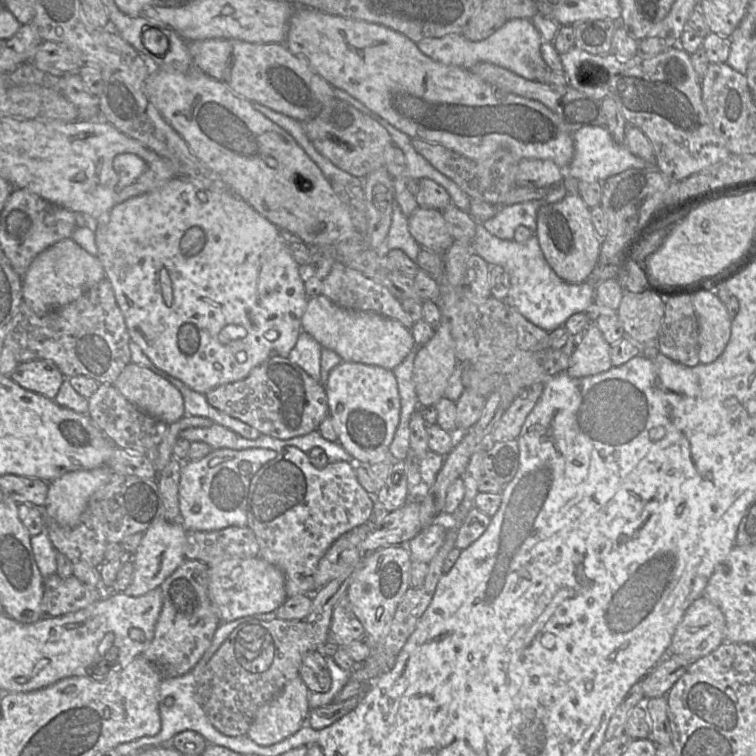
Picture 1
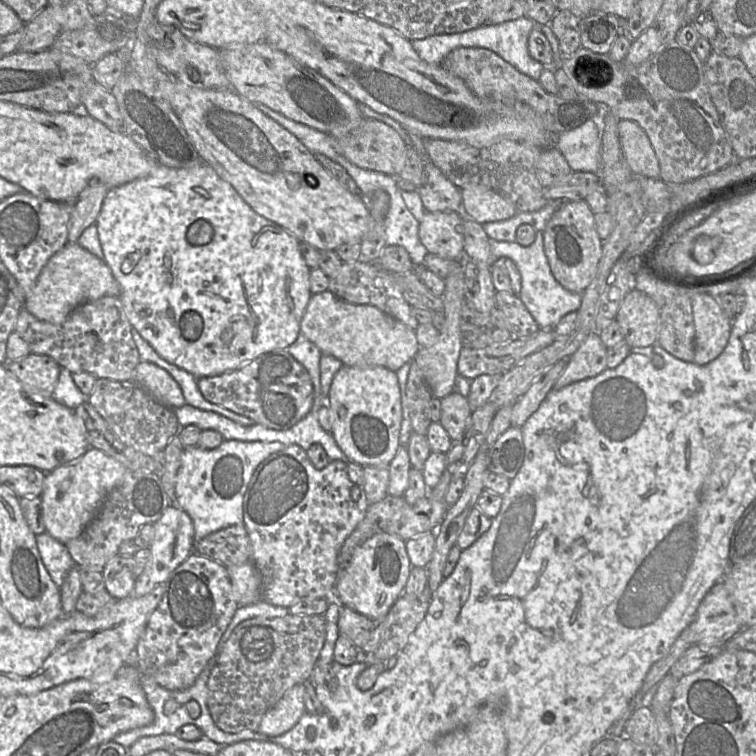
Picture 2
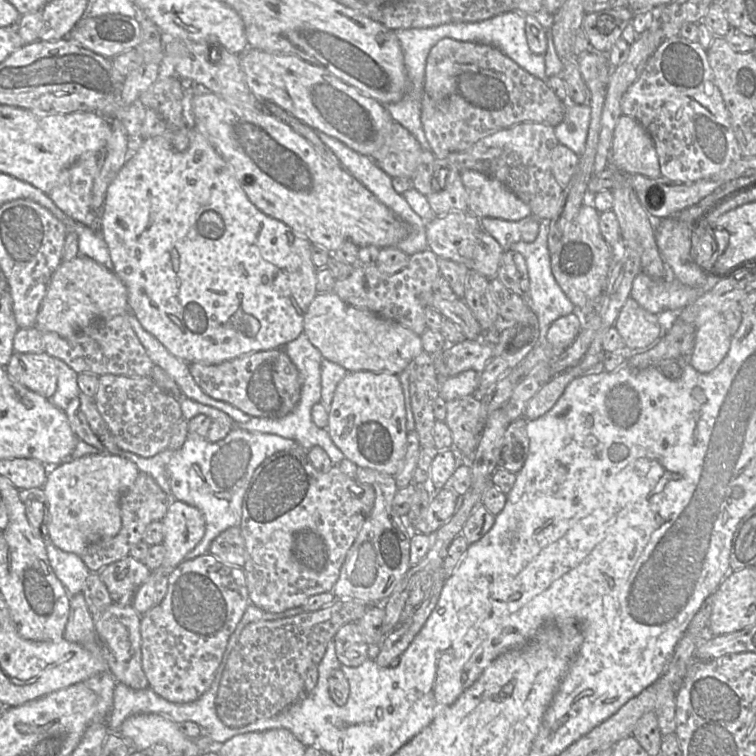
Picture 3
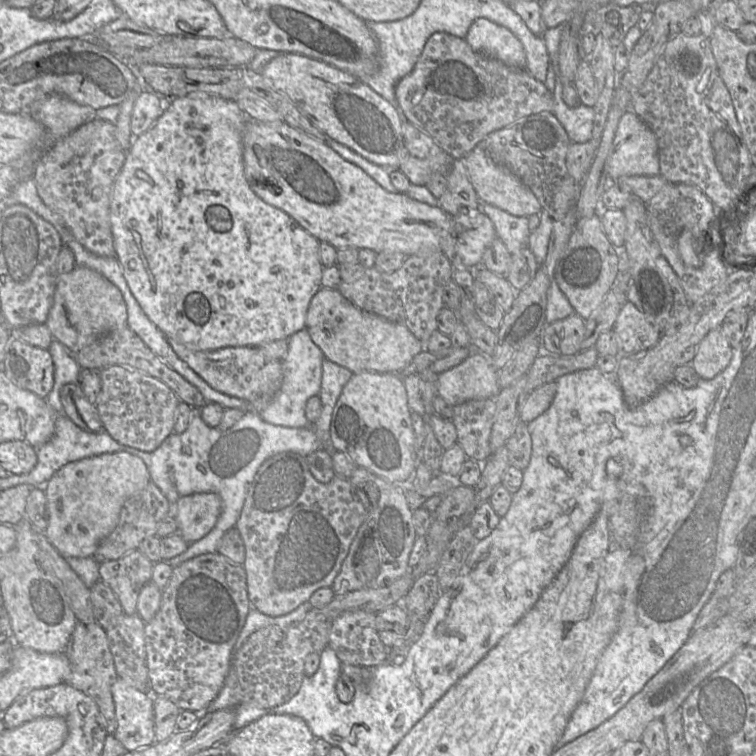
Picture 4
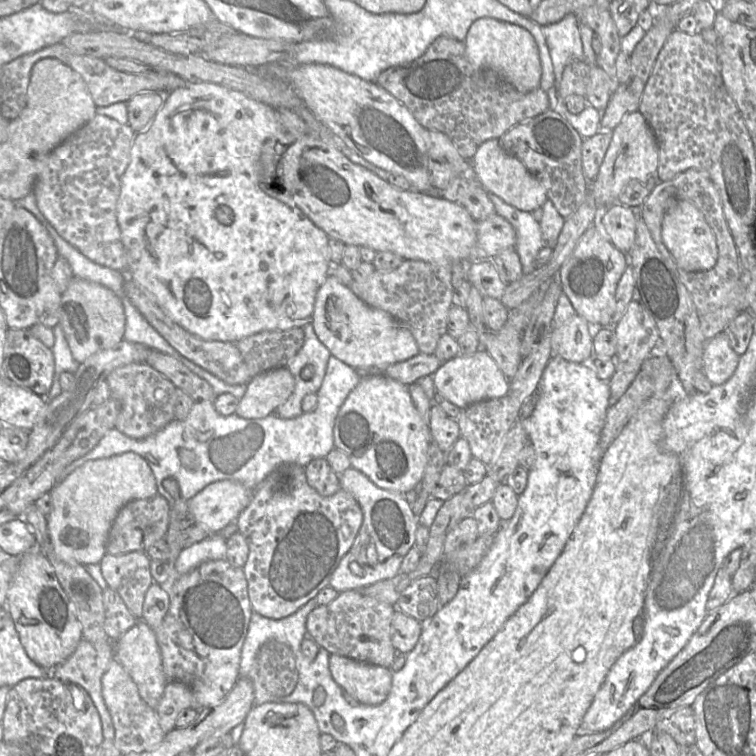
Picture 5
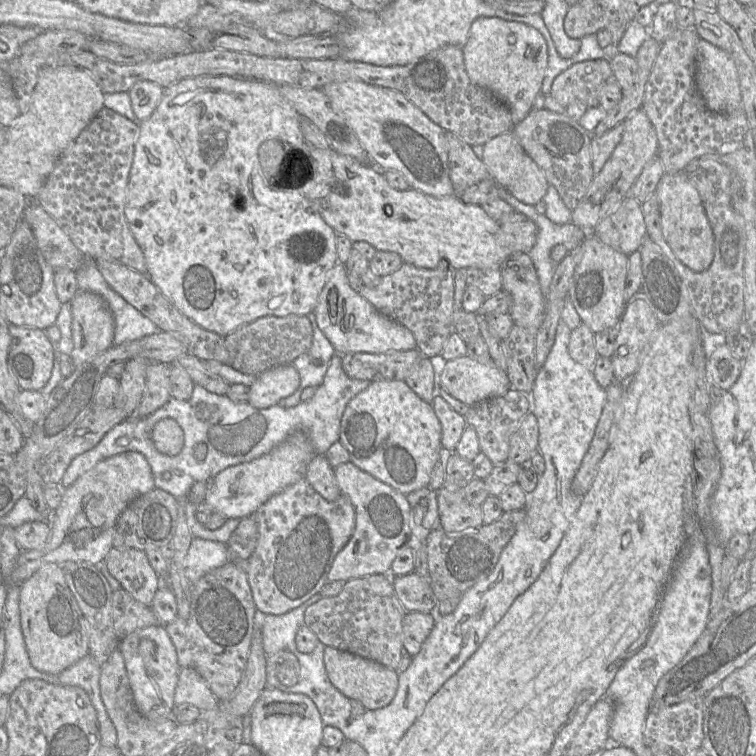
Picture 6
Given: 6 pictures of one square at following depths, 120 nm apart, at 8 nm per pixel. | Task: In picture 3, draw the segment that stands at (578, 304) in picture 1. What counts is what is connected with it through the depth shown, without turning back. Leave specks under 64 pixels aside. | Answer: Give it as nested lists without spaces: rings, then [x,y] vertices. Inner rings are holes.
[[[542,219],[539,222],[540,226],[538,235],[533,242],[527,243],[520,240],[519,242],[511,245],[510,250],[520,253],[526,261],[530,288],[527,297],[524,298],[526,299],[529,308],[538,318],[540,339],[545,340],[547,330],[555,320],[560,317],[567,316],[570,313],[577,311],[577,309],[562,291],[552,273],[550,251],[548,248],[550,220]]]

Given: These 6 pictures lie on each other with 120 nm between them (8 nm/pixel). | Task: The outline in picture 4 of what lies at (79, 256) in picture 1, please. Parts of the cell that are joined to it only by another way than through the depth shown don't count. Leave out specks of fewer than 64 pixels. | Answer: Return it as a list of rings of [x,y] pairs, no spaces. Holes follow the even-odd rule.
[[[83,267],[75,268],[66,274],[58,275],[53,305],[49,311],[45,325],[54,339],[62,343],[70,352],[78,352],[94,342],[105,333],[127,324],[127,306],[119,288],[98,271]]]

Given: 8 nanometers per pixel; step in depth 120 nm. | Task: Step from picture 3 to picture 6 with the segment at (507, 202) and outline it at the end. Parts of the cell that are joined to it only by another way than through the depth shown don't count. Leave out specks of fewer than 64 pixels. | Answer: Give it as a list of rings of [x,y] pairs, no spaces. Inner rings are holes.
[[[512,131],[500,134],[486,142],[483,145],[481,160],[491,178],[519,201],[534,206],[544,198],[549,186],[545,174],[524,151]]]

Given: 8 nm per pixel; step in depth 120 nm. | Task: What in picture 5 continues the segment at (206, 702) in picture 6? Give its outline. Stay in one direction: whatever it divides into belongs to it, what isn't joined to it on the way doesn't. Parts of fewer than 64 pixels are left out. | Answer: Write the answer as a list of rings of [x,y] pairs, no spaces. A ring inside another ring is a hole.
[[[169,681],[155,708],[160,727],[167,734],[176,727],[176,720],[181,711],[195,707],[191,688],[181,681]]]

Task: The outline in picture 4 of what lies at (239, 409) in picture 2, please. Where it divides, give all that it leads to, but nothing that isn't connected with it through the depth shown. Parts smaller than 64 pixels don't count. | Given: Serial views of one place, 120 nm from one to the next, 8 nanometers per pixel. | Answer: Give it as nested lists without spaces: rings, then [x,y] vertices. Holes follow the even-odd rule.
[[[167,338],[176,354],[214,390],[250,403],[250,411],[259,413],[279,392],[283,382],[282,361],[265,357],[258,347],[237,346],[214,350],[194,350],[173,338]]]

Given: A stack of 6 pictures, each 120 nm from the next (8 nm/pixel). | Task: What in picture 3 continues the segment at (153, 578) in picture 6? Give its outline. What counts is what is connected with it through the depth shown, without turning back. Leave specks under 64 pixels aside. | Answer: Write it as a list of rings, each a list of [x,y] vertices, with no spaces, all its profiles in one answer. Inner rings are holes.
[[[127,556],[104,567],[98,574],[113,601],[121,606],[131,605],[138,588],[152,571],[132,556]]]

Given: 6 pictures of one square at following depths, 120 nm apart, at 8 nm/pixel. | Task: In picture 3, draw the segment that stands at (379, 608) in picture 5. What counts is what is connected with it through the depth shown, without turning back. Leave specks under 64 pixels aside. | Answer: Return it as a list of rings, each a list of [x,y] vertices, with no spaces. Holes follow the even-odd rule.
[[[354,622],[342,626],[333,638],[339,662],[347,667],[358,667],[369,659],[369,645]]]

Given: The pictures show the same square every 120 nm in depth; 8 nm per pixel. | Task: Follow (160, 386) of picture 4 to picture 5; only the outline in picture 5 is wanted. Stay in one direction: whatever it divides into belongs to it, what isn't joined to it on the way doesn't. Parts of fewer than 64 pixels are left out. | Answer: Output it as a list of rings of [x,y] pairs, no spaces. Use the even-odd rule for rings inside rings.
[[[133,362],[116,367],[106,376],[111,396],[121,404],[115,428],[126,436],[141,440],[163,429],[174,418],[175,385],[165,375],[146,364]]]

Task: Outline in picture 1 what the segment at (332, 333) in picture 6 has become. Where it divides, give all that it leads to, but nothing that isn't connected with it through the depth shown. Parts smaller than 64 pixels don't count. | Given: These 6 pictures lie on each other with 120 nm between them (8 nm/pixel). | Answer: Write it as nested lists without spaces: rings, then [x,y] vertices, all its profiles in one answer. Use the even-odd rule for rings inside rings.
[[[325,295],[308,297],[301,331],[310,334],[322,348],[336,352],[346,362],[357,362],[393,370],[416,346],[411,331],[396,319],[371,311],[343,308]]]

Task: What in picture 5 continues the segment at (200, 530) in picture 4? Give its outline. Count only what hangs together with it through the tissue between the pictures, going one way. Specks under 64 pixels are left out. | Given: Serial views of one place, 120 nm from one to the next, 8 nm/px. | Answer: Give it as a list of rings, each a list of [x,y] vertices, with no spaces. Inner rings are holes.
[[[219,480],[205,486],[194,497],[187,500],[189,513],[199,523],[209,530],[209,533],[219,533],[224,527],[236,522],[239,514],[248,506],[253,490],[246,488],[239,482]]]

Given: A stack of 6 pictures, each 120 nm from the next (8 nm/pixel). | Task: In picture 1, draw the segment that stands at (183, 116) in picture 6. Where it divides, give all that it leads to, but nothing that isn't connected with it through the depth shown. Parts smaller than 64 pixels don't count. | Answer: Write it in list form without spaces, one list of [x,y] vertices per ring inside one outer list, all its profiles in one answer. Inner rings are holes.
[[[175,176],[148,193],[115,205],[107,216],[94,220],[94,223],[97,257],[106,272],[105,278],[112,284],[130,338],[140,346],[157,368],[179,379],[192,390],[206,394],[220,385],[244,379],[253,368],[272,355],[288,357],[302,330],[301,319],[307,307],[305,273],[291,254],[289,237],[228,187],[204,187],[199,182]],[[271,329],[279,333],[274,341],[269,341],[265,337],[265,333]]]

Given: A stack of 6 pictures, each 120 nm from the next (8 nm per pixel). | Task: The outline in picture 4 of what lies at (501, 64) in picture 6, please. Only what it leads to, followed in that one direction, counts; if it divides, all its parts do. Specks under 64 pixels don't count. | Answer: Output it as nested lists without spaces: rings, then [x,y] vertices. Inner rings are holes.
[[[476,19],[465,40],[473,50],[491,55],[507,66],[526,68],[526,54],[519,39],[509,29],[488,19]]]

